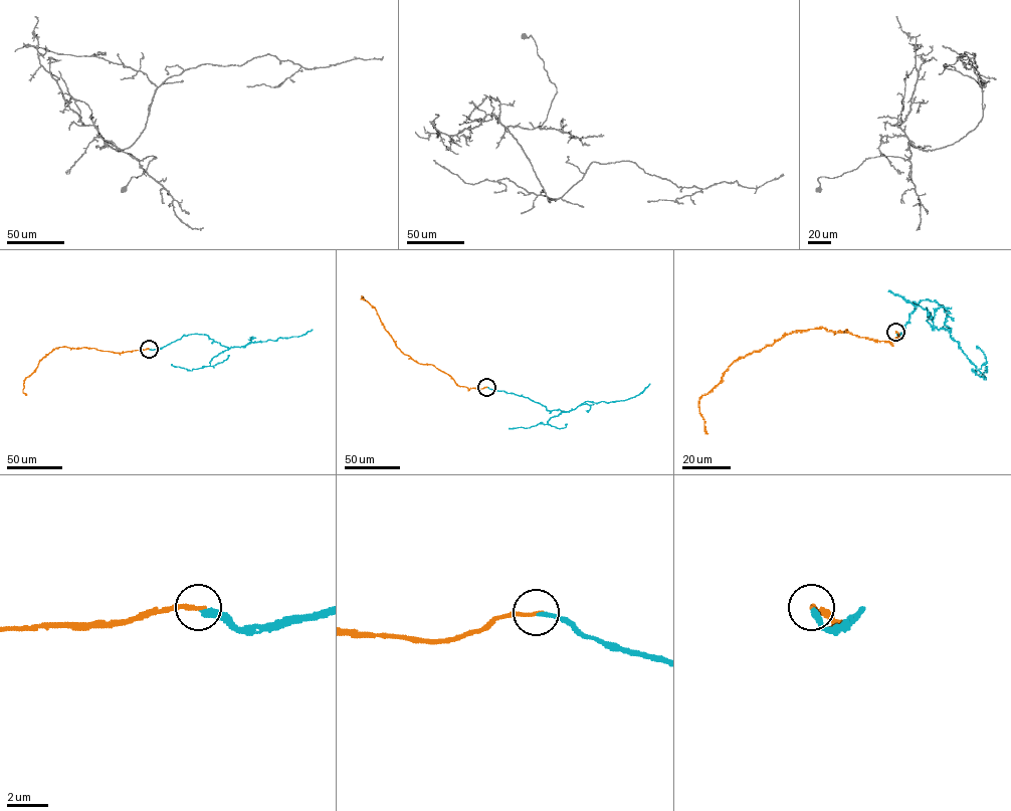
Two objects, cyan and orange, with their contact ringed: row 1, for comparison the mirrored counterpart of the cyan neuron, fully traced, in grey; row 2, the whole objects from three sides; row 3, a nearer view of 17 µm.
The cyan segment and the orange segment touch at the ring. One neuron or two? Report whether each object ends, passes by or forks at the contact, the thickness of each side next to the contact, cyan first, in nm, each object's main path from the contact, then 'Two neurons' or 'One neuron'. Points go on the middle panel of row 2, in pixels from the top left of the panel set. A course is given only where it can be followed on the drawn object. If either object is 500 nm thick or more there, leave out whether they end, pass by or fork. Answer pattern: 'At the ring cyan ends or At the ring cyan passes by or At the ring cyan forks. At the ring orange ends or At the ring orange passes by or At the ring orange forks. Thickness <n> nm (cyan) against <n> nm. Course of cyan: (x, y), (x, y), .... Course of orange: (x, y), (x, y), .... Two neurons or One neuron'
At the ring cyan ends. At the ring orange ends. Thickness 240 nm (cyan) against 200 nm. Course of cyan: (486, 387), (529, 398), (548, 410), (566, 412), (586, 401), (608, 403), (634, 397), (650, 384). Course of orange: (486, 387), (459, 386), (433, 365), (420, 364), (404, 354), (385, 330), (375, 309), (362, 295), (364, 299). Two neurons

